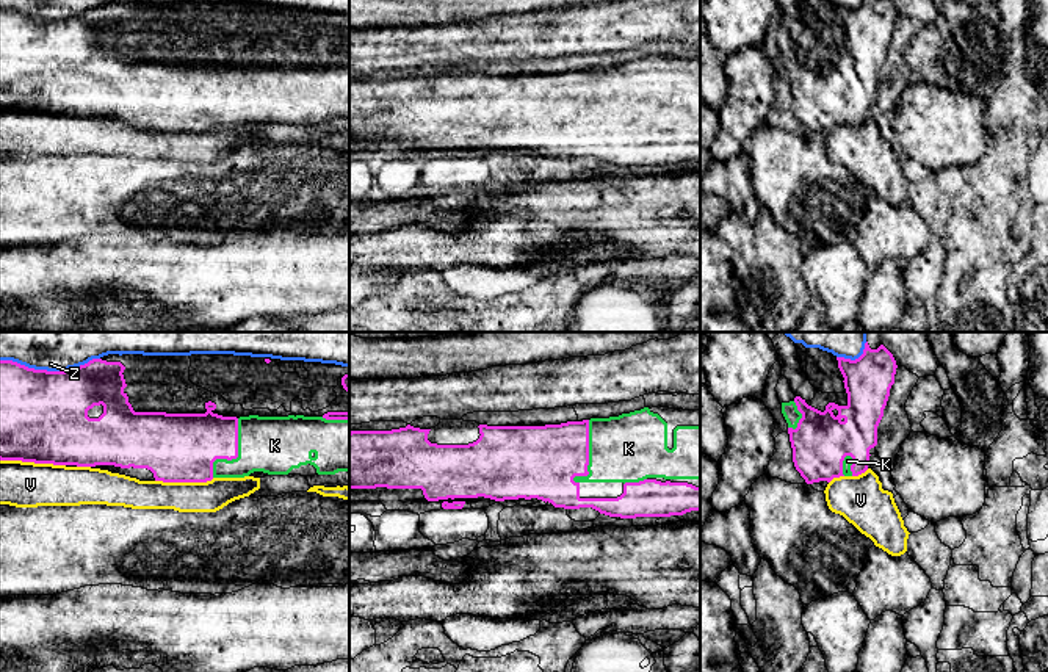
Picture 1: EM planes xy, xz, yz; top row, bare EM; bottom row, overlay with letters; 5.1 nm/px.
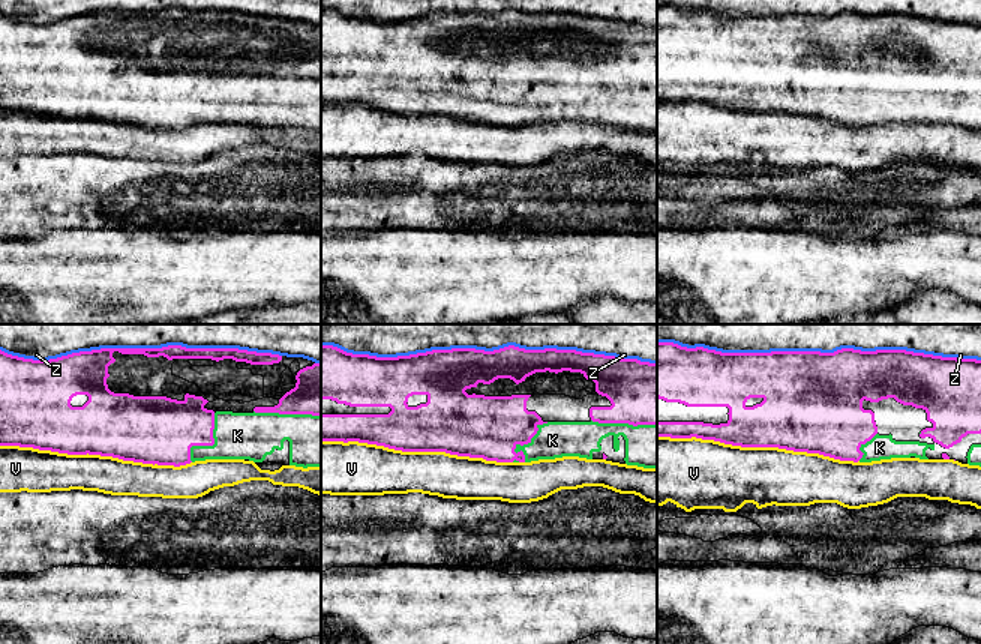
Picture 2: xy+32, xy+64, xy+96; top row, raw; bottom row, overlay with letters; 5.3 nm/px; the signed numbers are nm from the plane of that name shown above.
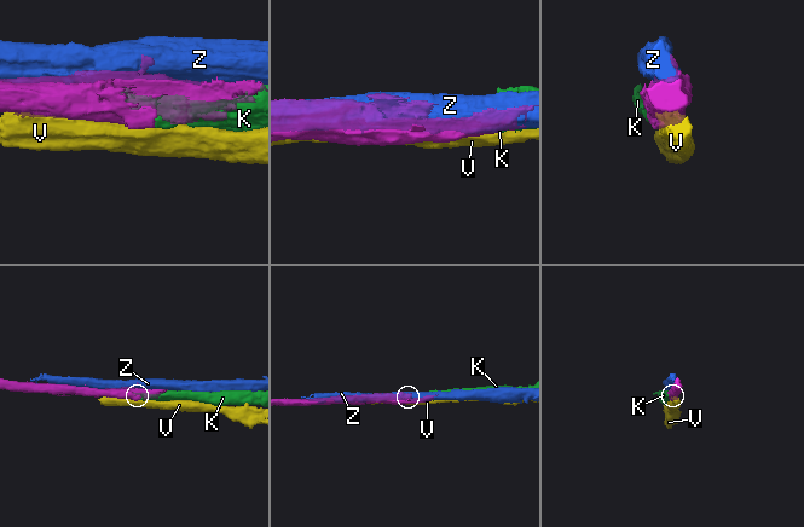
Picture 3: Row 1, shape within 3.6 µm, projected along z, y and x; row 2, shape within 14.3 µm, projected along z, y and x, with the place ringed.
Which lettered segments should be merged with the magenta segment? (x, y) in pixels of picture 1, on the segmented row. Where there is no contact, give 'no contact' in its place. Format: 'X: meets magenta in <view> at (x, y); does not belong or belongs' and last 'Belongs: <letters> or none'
K: meets magenta in xy at (237, 456); belongs
V: meets magenta in xy at (33, 461); does not belong
Z: meets magenta in xy at (49, 372); does not belong
Belongs: K

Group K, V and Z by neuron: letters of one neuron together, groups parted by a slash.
K / V / Z

